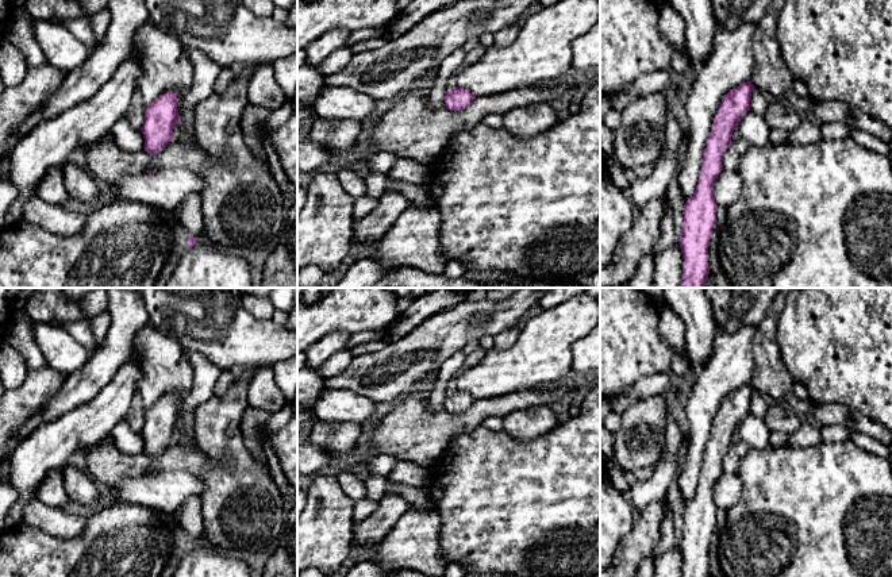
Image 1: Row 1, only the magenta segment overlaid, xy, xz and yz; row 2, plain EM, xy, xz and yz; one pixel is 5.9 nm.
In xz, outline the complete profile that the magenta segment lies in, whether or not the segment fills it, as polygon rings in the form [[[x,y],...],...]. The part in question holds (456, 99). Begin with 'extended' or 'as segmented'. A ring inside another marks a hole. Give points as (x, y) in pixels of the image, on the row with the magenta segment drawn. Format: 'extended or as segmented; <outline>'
as segmented; [[[464,88],[447,89],[445,95],[445,107],[451,111],[461,111],[466,108],[476,99],[473,93]]]

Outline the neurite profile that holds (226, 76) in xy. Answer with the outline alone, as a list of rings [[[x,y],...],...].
[[[222,68],[218,78],[215,80],[214,93],[223,93],[234,81],[235,74],[231,68]]]

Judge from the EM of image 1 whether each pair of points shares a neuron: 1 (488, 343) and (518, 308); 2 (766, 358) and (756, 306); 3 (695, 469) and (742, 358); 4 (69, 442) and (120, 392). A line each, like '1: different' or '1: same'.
1: different
2: different
3: same
4: same

